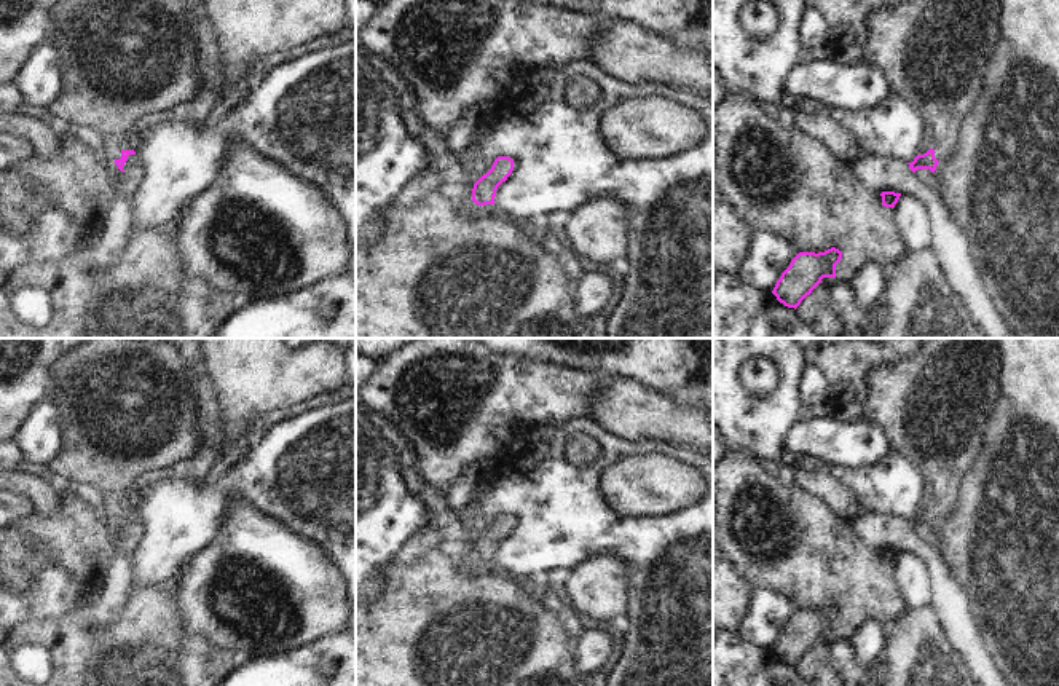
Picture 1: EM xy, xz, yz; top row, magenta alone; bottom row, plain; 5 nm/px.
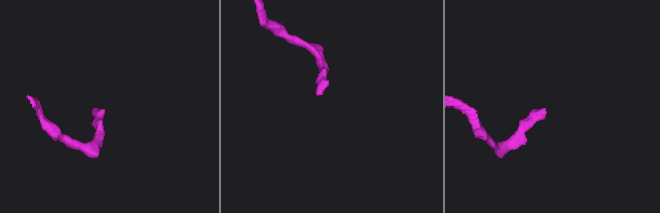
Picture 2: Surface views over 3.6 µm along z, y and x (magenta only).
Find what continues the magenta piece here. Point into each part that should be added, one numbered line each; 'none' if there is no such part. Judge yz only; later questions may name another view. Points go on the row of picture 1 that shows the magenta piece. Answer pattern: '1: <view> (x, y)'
1: yz (933, 53)

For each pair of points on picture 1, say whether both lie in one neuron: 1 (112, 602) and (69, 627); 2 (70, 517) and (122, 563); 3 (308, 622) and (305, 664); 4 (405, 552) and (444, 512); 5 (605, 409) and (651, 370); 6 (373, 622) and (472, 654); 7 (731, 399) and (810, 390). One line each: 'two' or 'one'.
1: two
2: two
3: two
4: one
5: two
6: one
7: two

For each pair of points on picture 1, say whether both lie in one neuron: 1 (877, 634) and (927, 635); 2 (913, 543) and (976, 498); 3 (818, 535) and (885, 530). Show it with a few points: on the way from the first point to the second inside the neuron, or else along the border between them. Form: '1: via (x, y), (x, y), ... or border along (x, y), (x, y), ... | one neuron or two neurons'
1: border along (889, 627), (885, 651), (881, 659) | two neurons
2: border along (932, 538), (951, 570) | two neurons
3: border along (850, 522), (852, 532), (879, 551) | two neurons

